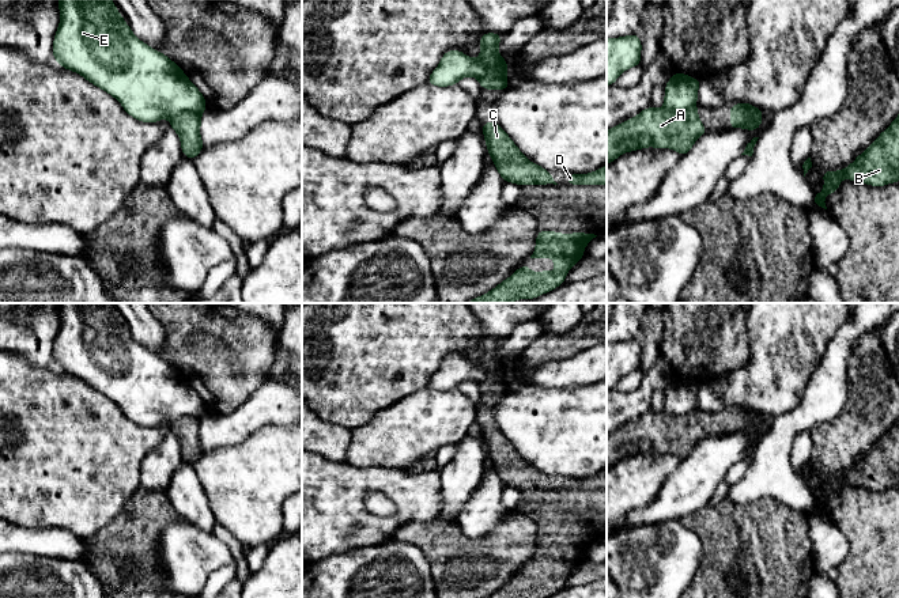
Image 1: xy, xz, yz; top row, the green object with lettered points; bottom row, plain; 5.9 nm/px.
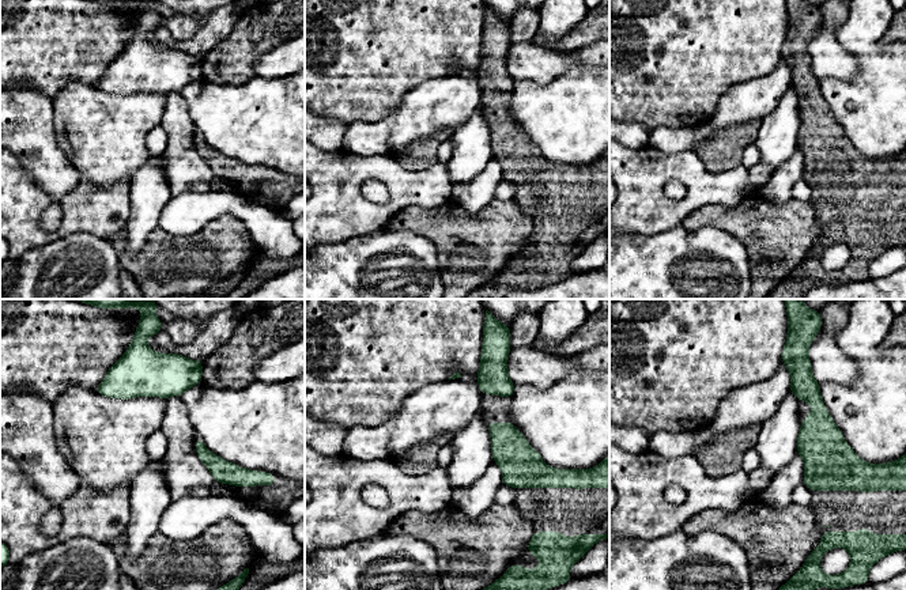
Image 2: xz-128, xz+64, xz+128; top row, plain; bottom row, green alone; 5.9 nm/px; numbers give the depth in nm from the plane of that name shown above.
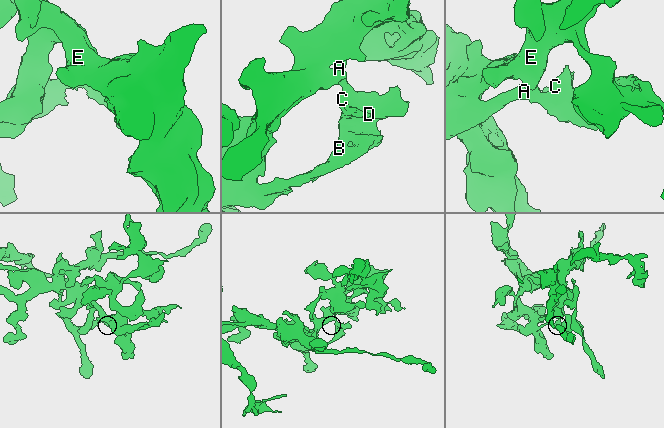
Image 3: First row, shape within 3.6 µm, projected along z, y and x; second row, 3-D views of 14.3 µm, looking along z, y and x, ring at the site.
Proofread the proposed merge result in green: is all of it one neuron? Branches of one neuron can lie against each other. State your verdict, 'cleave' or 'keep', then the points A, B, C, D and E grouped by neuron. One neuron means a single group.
cleave; A B C D / E

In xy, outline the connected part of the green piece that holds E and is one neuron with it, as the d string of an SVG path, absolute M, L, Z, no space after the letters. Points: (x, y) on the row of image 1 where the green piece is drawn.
M58 0L60 24L53 41L53 57L63 68L80 73L86 80L114 96L133 118L152 124L180 111L203 114L207 102L184 71L162 52L137 39L120 15L113 0Z

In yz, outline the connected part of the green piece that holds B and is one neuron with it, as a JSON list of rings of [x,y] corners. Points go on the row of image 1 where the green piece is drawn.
[[[899,116],[850,166],[839,171],[823,170],[824,188],[815,193],[812,205],[827,209],[824,197],[836,192],[843,178],[870,186],[899,181]]]

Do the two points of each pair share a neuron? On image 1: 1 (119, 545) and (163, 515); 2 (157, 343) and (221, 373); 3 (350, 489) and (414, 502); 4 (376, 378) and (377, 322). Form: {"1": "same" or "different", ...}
{"1": "same", "2": "different", "3": "same", "4": "same"}

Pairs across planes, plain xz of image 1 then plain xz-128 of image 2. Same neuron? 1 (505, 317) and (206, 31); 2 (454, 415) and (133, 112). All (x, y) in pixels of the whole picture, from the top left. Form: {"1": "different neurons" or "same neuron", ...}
{"1": "different neurons", "2": "same neuron"}

